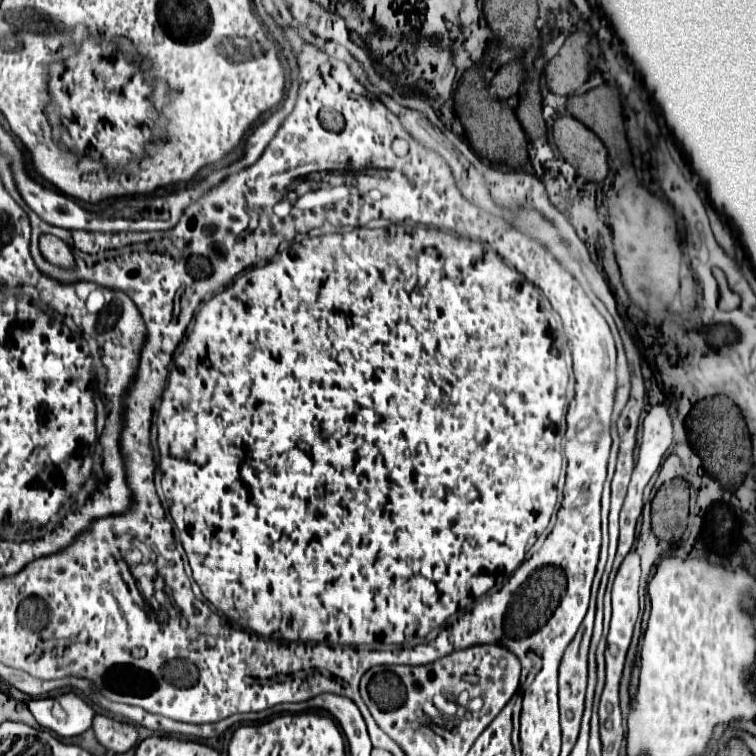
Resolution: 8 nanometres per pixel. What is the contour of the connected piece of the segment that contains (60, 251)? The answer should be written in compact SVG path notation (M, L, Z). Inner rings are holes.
M41 235L41 241L39 241L39 249L43 253L43 257L55 265L61 265L61 267L71 267L73 265L73 255L71 255L71 249L57 237L53 235Z

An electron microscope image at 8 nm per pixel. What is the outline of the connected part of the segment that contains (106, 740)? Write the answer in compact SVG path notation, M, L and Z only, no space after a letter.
M97 715L93 719L93 727L97 741L115 753L125 753L129 751L135 743L137 743L137 731L133 725L127 723L117 723L111 717L105 715Z

